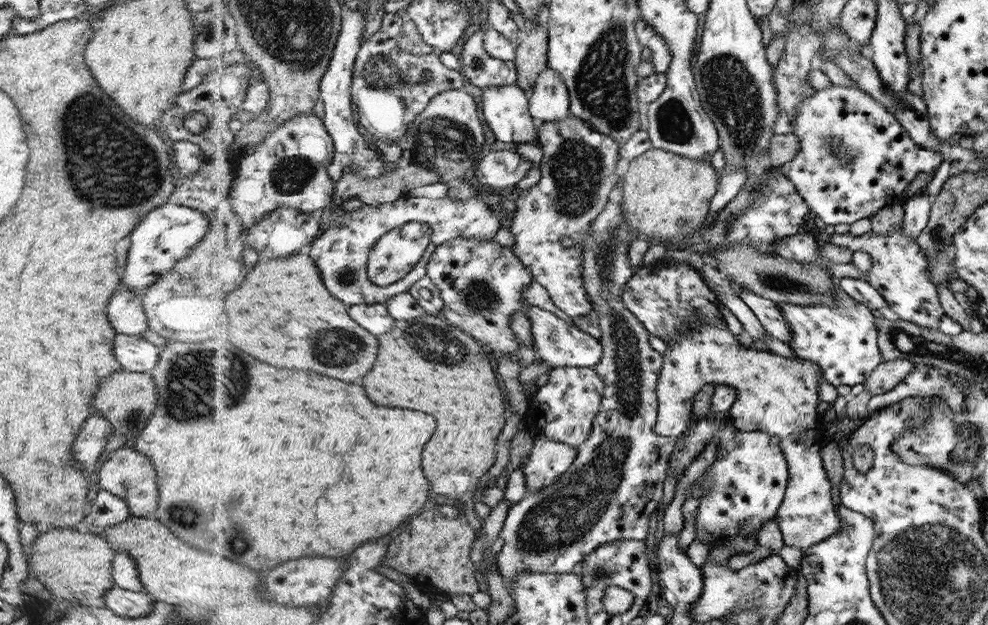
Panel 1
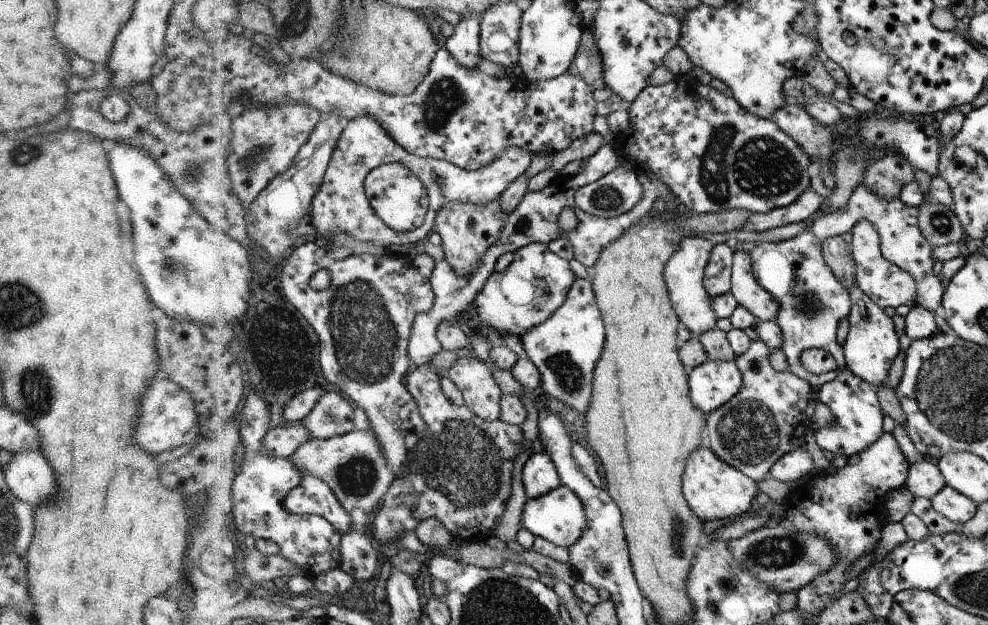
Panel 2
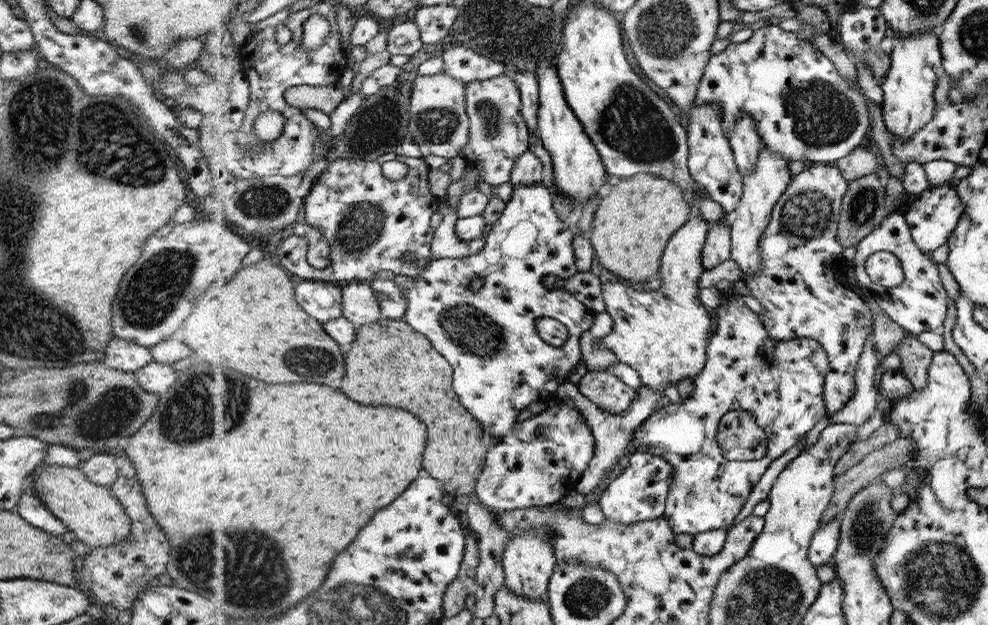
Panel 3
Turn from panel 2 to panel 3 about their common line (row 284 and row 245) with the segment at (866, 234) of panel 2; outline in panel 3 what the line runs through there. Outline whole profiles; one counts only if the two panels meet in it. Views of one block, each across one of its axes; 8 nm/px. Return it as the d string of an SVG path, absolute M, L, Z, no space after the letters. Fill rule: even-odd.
M904 211L894 212L885 217L881 224L872 230L857 244L854 271L859 288L874 299L874 302L894 321L906 331L919 335L921 332L930 332L942 326L946 320L946 302L949 296L943 287L939 270L930 255L922 252L912 240L910 228L905 221ZM888 251L897 256L904 271L904 280L894 287L884 287L874 283L865 271L865 262L871 254Z

